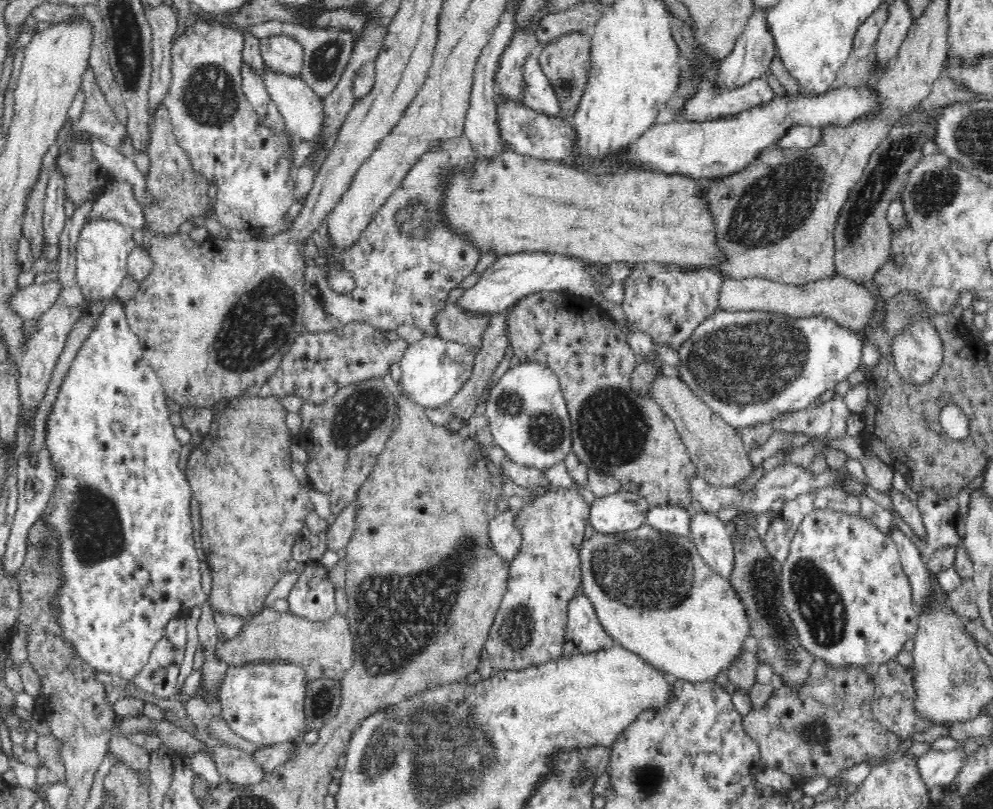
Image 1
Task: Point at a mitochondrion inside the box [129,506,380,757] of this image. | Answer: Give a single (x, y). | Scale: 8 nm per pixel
(323, 698)

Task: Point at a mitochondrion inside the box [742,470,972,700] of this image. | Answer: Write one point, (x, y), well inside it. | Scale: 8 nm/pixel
(819, 607)

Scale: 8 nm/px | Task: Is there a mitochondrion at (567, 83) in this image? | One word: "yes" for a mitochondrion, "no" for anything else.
yes

